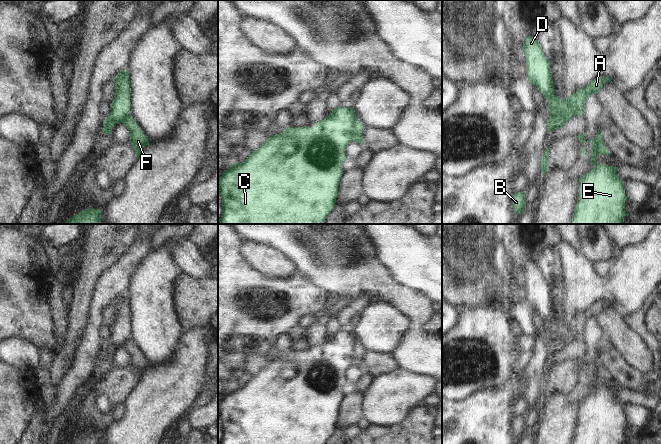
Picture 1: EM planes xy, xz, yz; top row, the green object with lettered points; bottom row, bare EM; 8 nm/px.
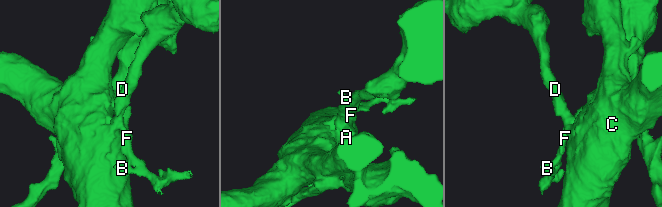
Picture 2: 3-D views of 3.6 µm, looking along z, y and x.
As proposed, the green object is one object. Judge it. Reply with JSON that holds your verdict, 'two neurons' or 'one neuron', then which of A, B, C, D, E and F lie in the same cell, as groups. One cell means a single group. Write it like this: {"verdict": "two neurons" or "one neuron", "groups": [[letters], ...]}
{"verdict": "two neurons", "groups": [["A", "B", "F"], ["C", "D", "E"]]}

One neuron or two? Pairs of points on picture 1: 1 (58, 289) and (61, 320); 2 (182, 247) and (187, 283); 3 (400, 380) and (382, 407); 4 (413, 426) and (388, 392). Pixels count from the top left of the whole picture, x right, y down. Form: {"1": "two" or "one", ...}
{"1": "one", "2": "two", "3": "one", "4": "two"}

